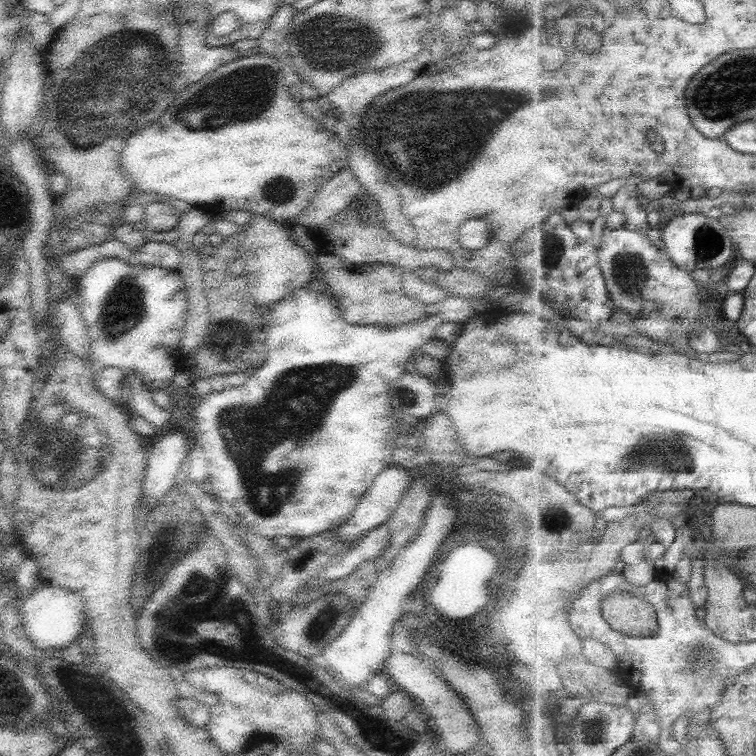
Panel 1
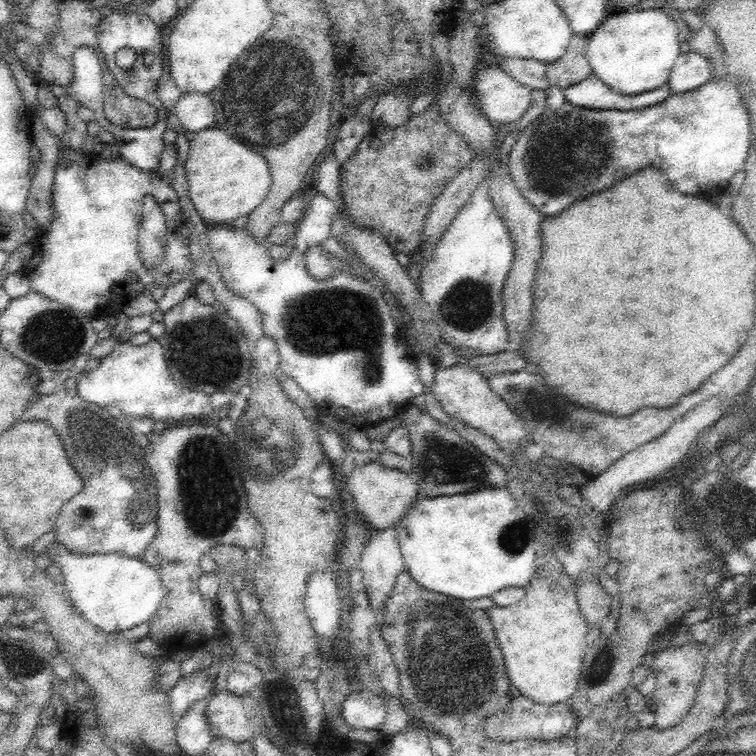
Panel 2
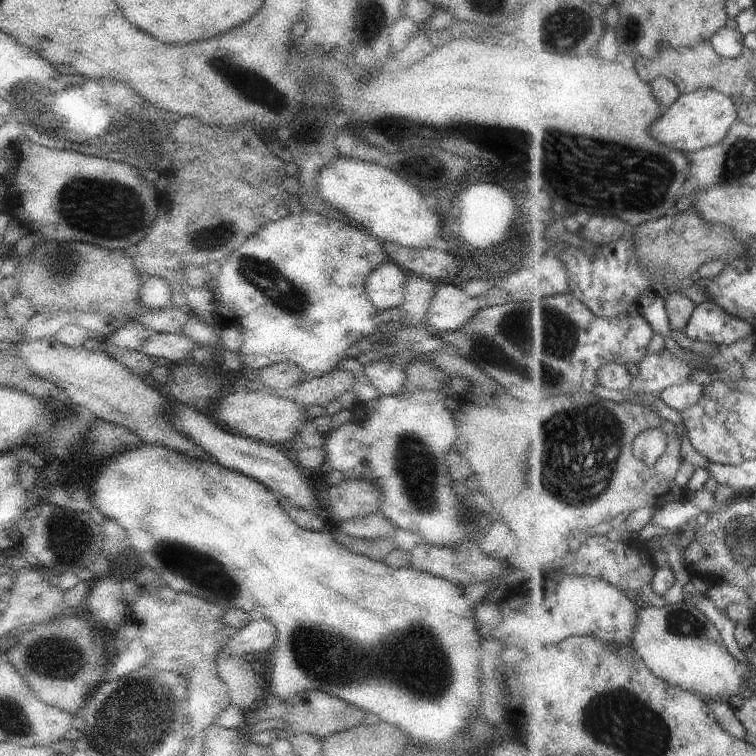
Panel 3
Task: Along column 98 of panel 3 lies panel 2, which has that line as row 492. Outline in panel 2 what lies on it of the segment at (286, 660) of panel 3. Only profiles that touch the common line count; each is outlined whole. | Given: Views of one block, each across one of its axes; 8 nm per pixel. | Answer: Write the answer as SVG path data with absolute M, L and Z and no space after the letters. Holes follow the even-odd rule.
M486 488L486 490L478 490L478 492L466 492L466 494L454 494L451 496L436 496L432 498L419 499L410 511L395 524L397 539L401 548L401 553L404 558L405 570L424 588L448 594L448 596L456 596L462 600L474 600L474 598L486 598L490 594L496 594L502 588L520 587L526 588L532 580L536 570L536 544L538 543L535 537L536 521L531 512L525 512L524 502L519 502L513 498L507 488Z

